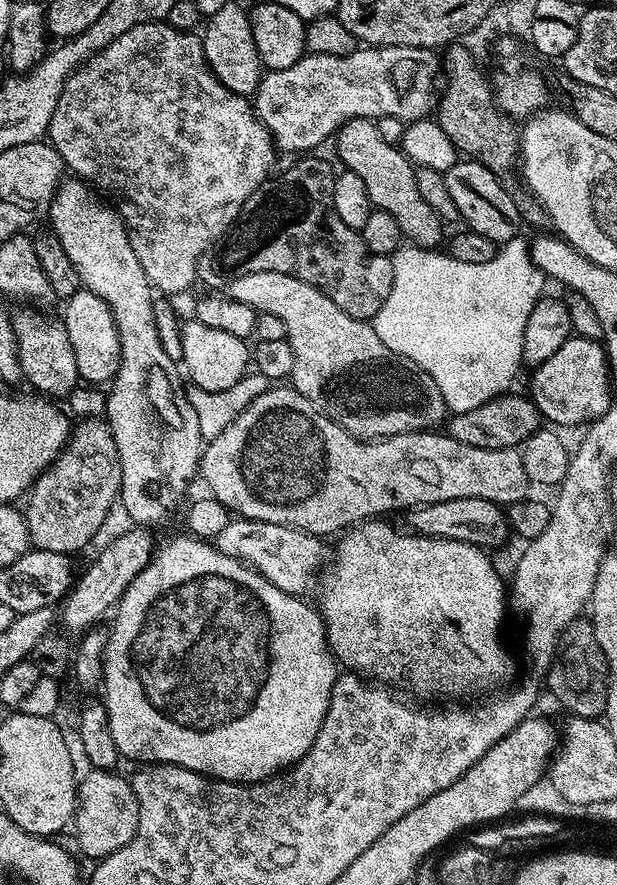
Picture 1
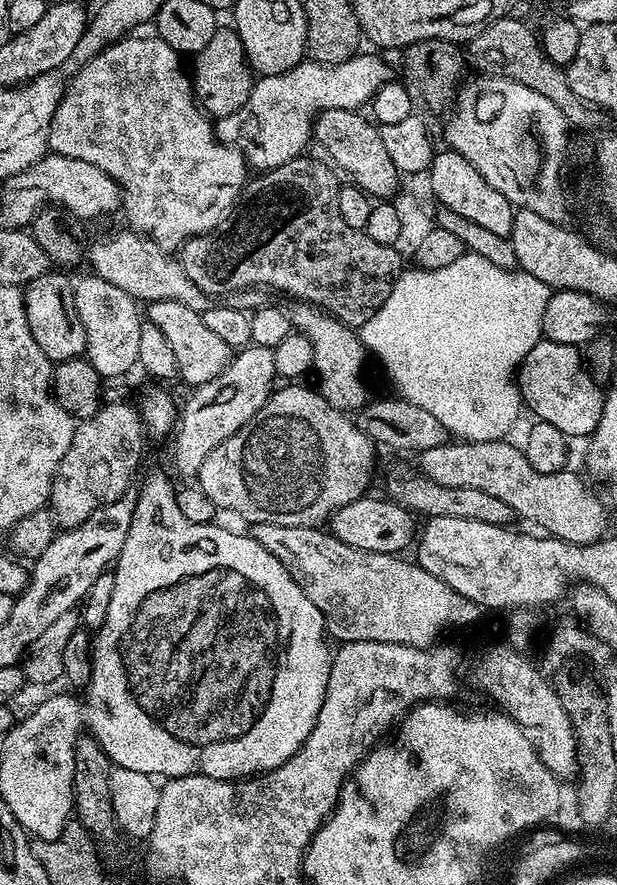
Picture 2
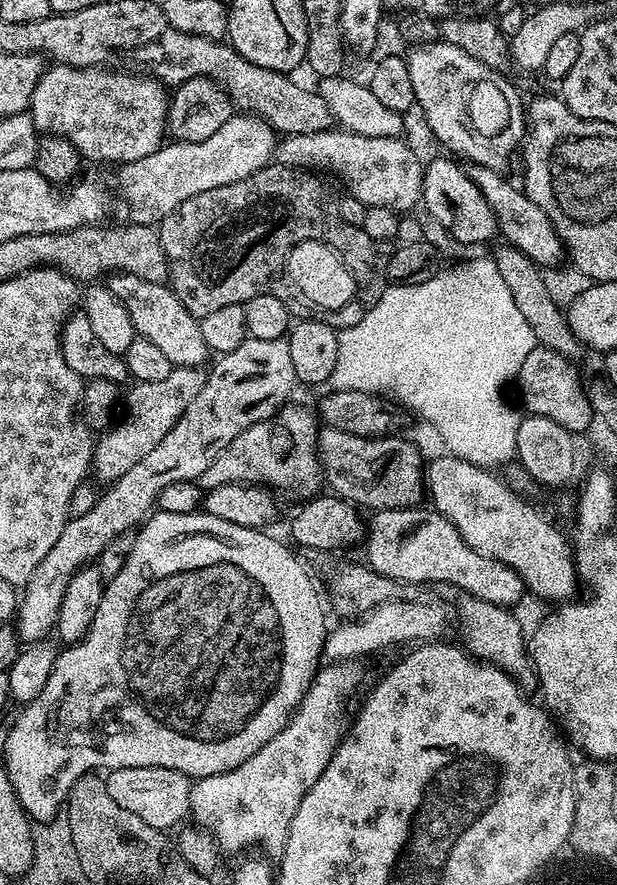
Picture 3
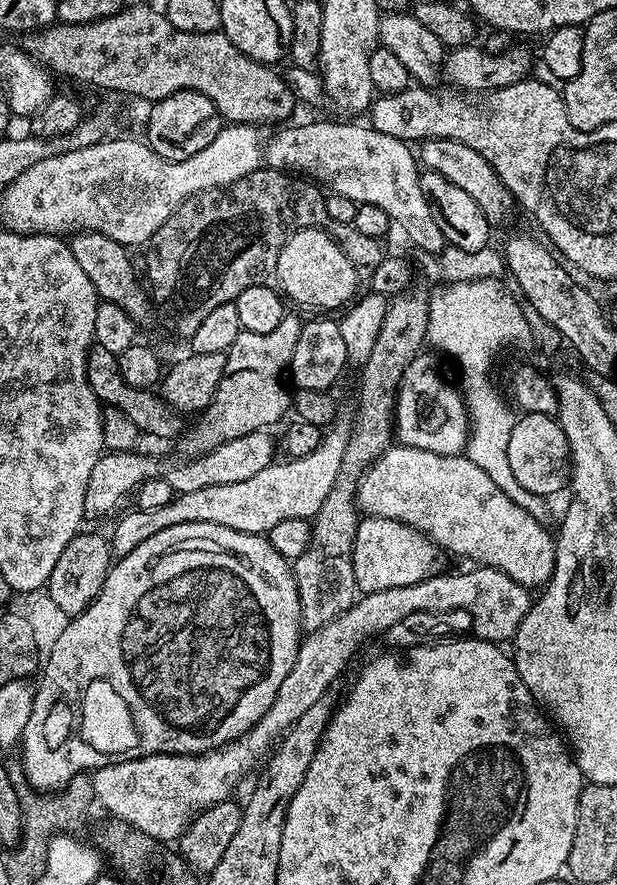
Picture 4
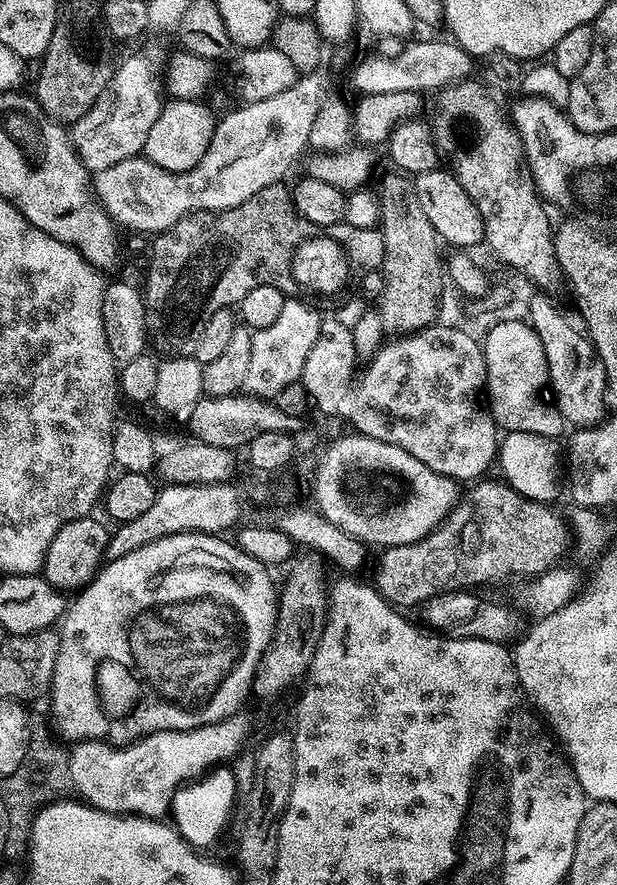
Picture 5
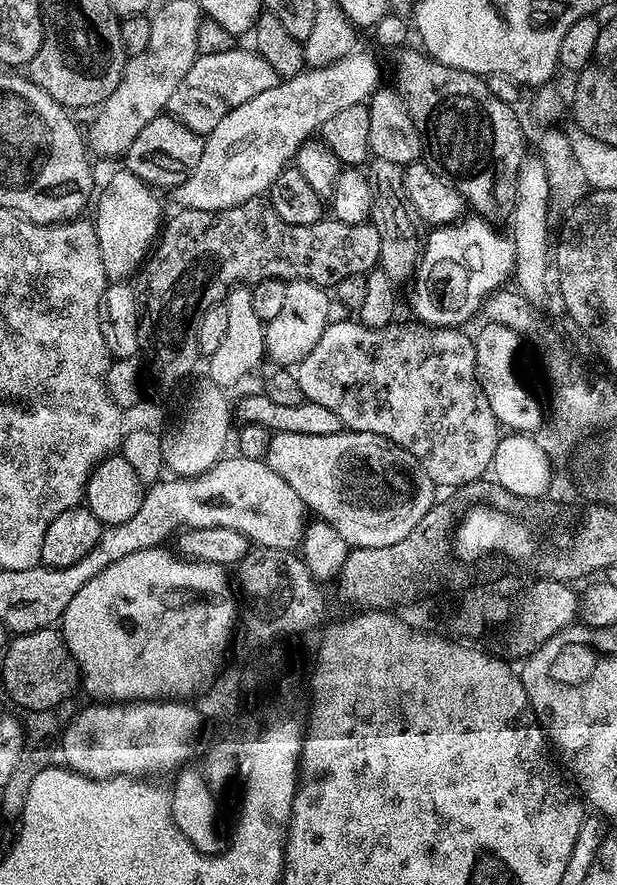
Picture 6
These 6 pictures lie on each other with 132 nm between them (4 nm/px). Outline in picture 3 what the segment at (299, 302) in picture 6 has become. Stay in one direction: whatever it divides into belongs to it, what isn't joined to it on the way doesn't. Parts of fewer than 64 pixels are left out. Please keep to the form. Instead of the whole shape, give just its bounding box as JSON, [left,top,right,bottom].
[14,339,298,642]

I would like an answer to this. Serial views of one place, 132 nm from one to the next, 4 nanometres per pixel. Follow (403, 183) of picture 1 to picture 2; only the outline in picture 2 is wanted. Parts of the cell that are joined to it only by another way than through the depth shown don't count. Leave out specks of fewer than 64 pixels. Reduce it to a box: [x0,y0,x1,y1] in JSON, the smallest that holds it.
[314,108,402,198]

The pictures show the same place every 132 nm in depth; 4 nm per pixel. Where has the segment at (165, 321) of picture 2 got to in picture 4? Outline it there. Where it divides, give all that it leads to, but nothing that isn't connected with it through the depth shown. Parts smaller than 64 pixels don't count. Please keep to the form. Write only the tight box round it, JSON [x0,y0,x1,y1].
[70,230,154,322]

